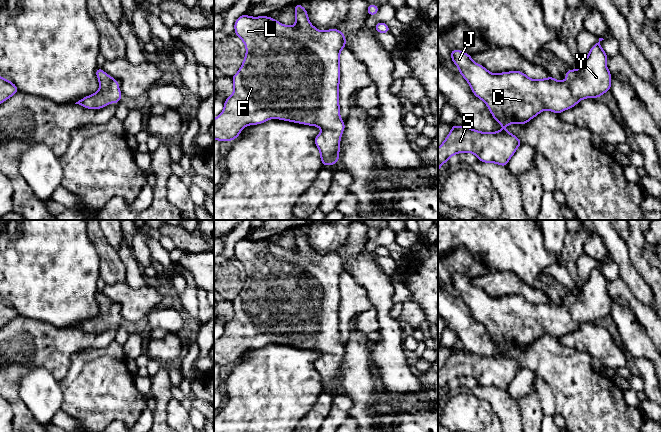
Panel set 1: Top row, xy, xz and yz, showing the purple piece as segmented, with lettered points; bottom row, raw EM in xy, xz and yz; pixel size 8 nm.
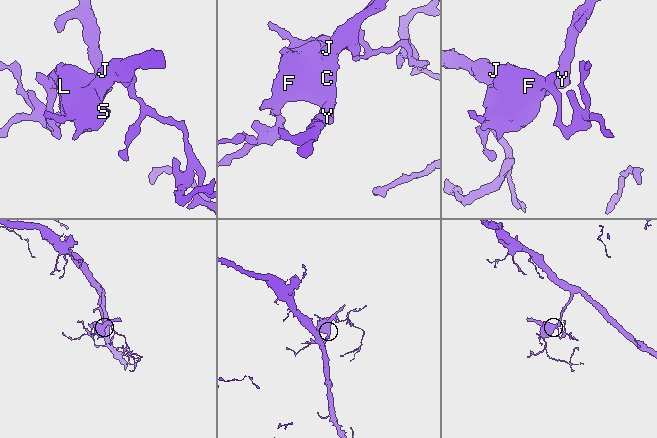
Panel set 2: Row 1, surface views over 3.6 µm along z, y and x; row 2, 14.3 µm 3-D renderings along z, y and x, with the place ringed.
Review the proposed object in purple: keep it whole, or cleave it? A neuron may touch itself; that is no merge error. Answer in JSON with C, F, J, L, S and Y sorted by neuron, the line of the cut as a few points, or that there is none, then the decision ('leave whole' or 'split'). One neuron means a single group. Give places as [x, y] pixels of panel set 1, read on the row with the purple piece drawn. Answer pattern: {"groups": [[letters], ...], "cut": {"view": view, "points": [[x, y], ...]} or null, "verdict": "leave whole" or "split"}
{"groups": [["C", "F", "J", "L", "S", "Y"]], "cut": null, "verdict": "leave whole"}

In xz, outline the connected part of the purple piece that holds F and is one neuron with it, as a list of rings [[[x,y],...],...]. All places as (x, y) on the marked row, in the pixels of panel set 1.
[[[299,3],[294,6],[294,26],[284,25],[267,16],[252,17],[245,14],[236,19],[235,34],[244,42],[246,55],[240,69],[232,76],[233,93],[224,101],[224,110],[214,119],[214,139],[220,142],[235,140],[244,127],[258,125],[272,118],[316,126],[322,130],[314,138],[322,166],[331,166],[339,161],[340,140],[345,130],[339,106],[339,60],[341,50],[346,47],[346,38],[337,28],[318,30],[310,23],[306,9]]]

